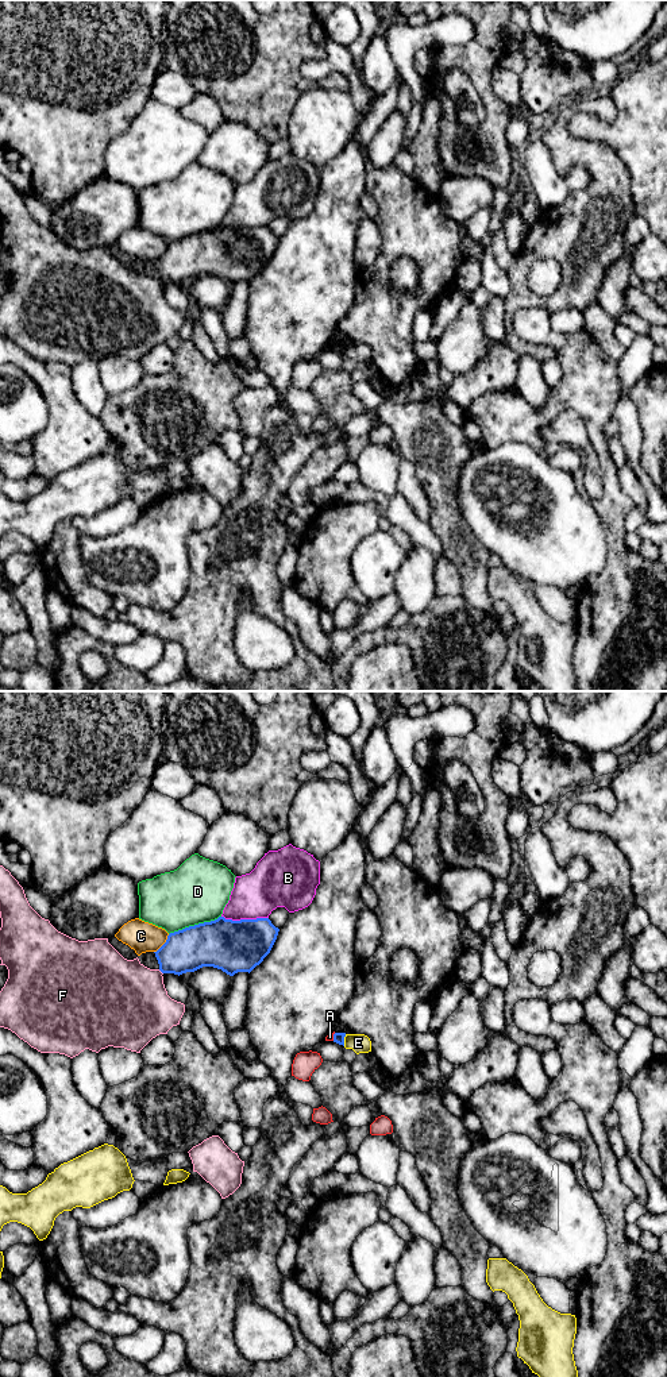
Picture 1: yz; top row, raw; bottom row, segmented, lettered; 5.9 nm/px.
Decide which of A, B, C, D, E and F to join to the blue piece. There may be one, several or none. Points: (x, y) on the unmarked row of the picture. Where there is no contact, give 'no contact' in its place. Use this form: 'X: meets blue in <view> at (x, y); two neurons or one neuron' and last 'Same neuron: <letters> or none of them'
A: meets blue in yz at (334, 346); two neurons
B: meets blue in yz at (245, 228); two neurons
C: meets blue in yz at (164, 253); two neurons
D: meets blue in yz at (195, 234); two neurons
E: meets blue in yz at (343, 348); two neurons
F: meets blue in yz at (161, 280); two neurons
Same neuron: none of them

